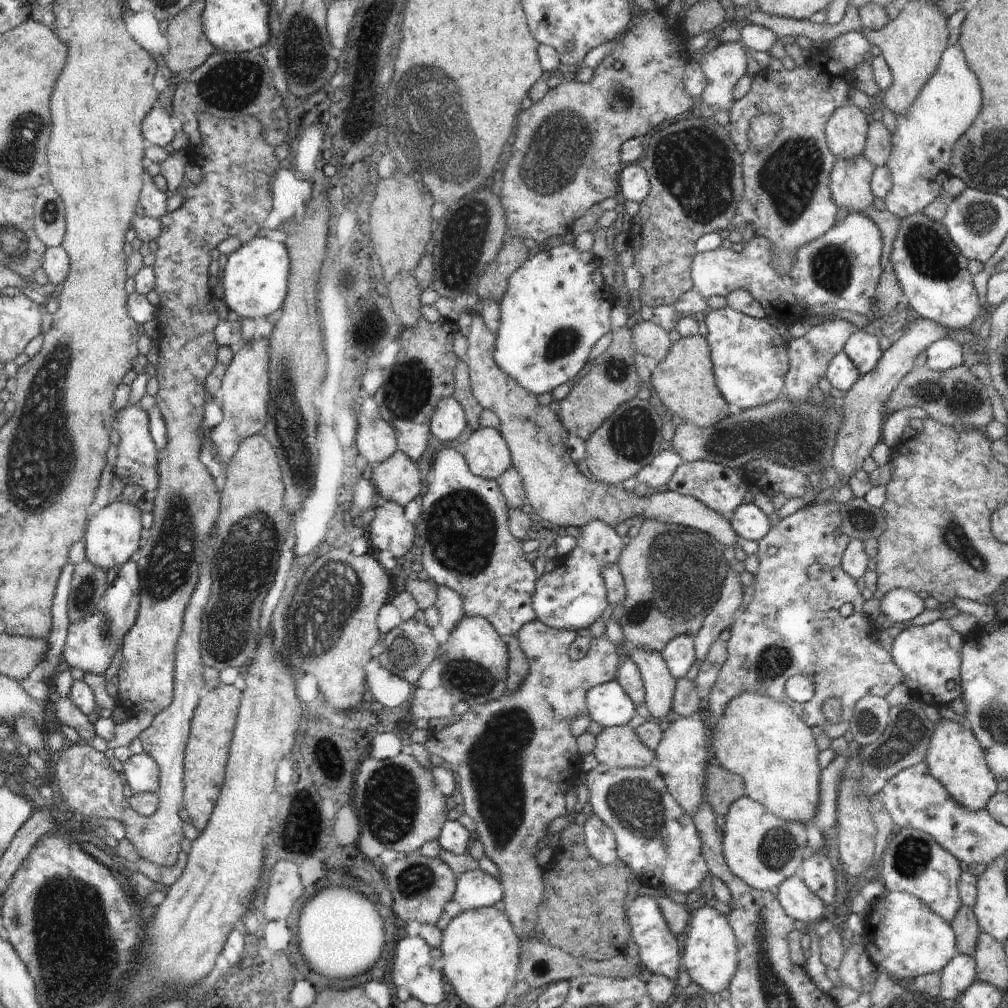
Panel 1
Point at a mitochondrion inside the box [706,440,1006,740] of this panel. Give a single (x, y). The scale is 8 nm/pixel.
(953, 535)

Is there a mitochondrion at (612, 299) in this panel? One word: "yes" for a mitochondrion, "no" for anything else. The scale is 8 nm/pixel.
no

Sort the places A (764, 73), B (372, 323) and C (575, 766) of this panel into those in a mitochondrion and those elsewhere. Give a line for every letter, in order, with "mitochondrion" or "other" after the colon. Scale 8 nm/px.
A: other
B: mitochondrion
C: other

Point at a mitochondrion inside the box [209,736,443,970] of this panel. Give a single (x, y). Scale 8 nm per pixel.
(390, 804)

